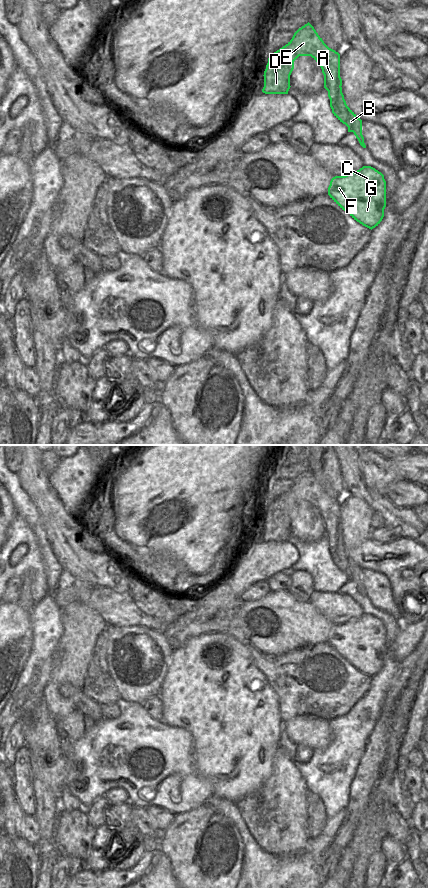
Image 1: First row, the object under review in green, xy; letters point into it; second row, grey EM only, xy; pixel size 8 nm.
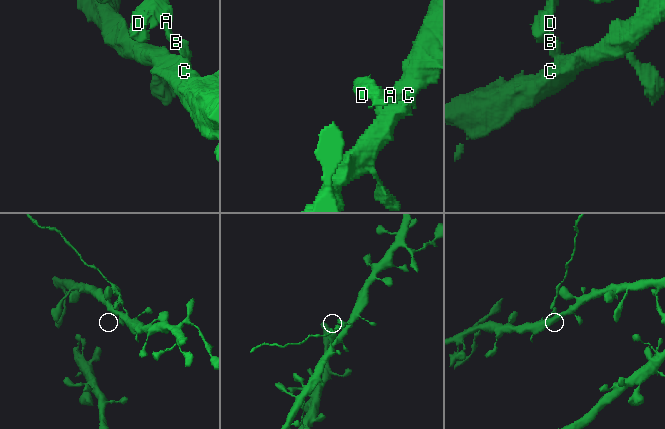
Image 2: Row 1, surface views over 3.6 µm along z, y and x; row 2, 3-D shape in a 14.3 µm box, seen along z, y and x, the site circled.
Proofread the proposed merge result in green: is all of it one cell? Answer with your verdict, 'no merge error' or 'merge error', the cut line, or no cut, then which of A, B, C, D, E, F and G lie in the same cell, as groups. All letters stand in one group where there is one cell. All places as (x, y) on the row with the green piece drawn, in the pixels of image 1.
merge error | xy (341, 87), (339, 92), (330, 100) | A D E / B C F G

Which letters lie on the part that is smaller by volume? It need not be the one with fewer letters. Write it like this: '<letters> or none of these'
A, D, E

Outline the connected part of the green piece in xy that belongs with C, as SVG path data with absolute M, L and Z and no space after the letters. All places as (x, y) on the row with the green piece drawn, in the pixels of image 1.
M371 166L333 177L328 195L354 220L371 230L384 217L386 181L384 175Z

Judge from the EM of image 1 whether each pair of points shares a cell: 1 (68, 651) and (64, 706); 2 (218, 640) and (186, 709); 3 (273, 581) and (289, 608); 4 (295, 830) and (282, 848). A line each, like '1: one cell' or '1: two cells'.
1: one cell
2: one cell
3: two cells
4: one cell

